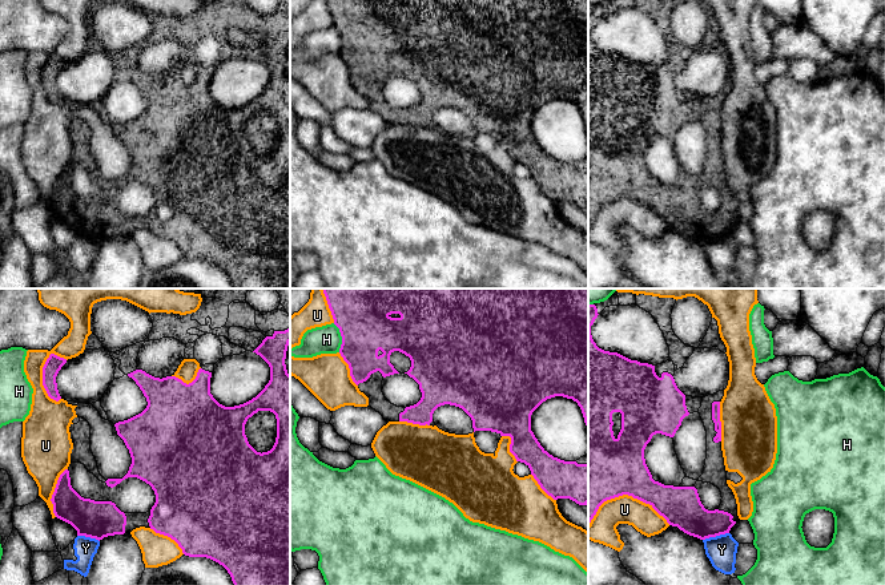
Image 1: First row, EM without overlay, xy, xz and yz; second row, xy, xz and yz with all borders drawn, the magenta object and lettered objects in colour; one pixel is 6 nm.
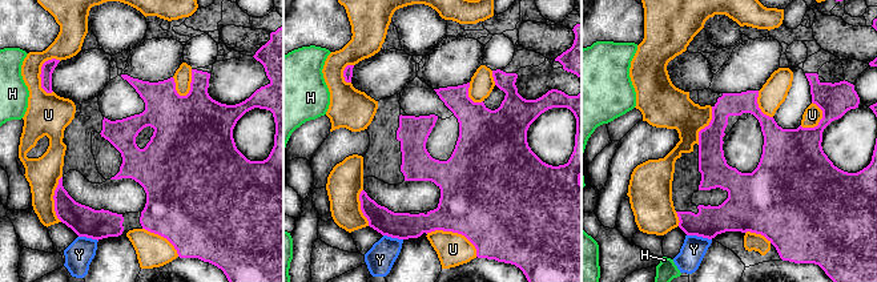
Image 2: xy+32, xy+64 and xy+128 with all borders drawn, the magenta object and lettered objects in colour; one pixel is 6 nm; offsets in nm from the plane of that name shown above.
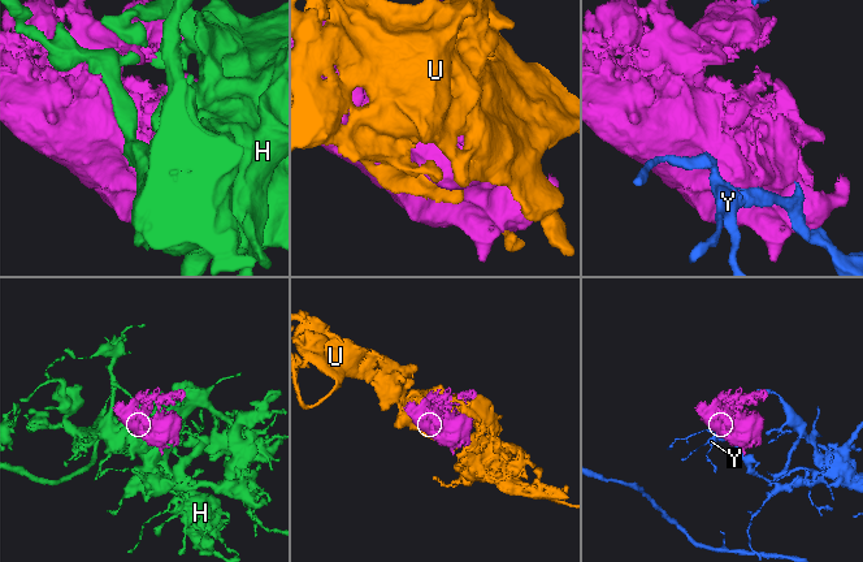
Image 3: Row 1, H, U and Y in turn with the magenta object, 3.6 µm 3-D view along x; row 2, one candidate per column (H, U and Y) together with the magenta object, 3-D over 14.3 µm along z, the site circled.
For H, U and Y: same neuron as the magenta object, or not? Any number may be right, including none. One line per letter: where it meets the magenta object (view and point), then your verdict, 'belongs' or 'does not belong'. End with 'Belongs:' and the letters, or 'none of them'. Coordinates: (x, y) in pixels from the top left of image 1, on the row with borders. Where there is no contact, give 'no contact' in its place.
H: contact xz (342, 338); does not belong
U: contact yz (627, 493); does not belong
Y: contact yz (715, 536); does not belong
Belongs: none of them

